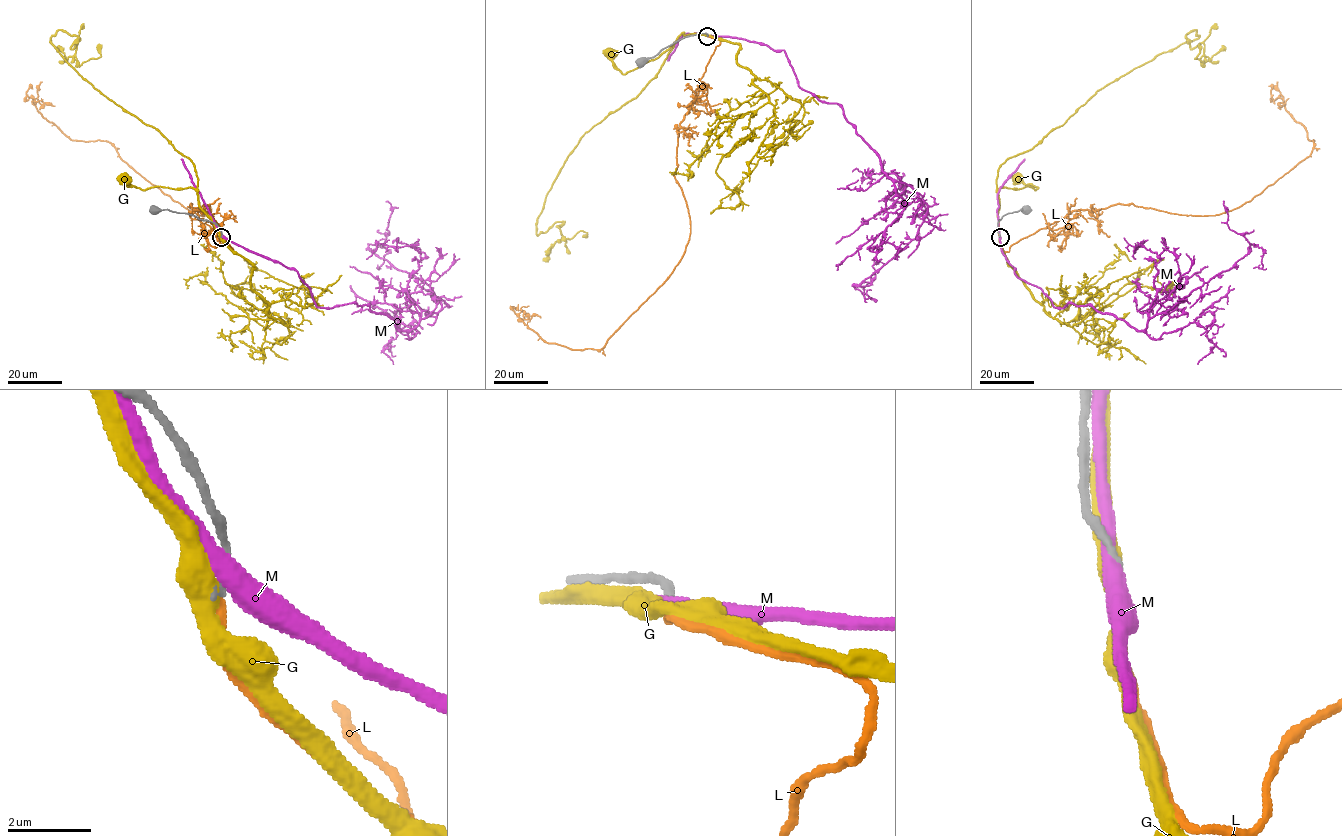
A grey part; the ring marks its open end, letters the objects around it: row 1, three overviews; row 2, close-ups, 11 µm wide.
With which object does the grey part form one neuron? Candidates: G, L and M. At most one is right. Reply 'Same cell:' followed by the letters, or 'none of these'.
Same cell: L

